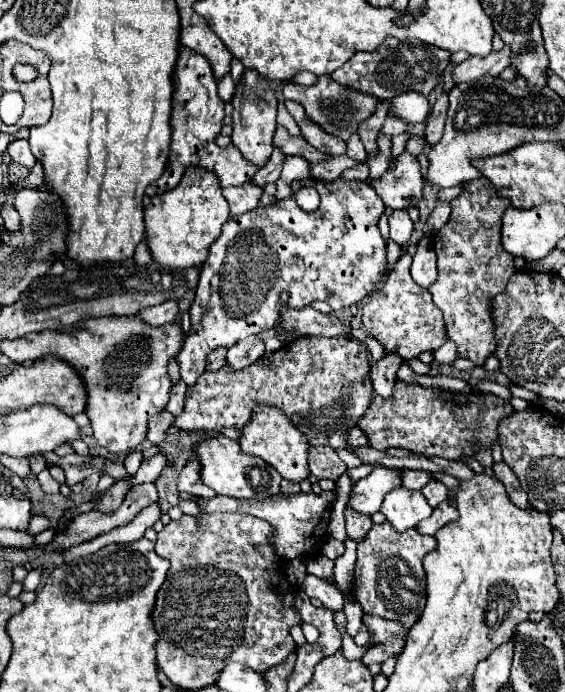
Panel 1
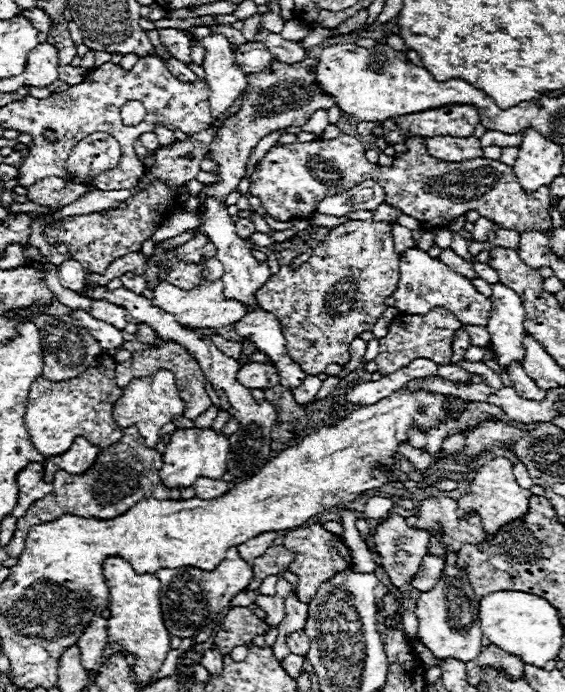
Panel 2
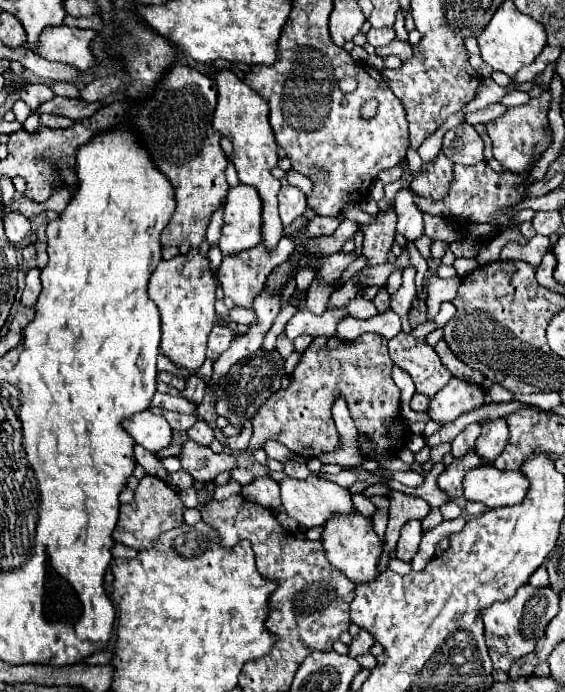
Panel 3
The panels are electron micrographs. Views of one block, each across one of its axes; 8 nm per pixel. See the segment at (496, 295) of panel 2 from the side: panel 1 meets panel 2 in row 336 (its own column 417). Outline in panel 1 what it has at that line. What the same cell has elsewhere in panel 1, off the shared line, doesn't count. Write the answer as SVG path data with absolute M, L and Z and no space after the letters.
M400 486L386 494L380 512L396 532L404 532L408 528L414 528L420 520L428 518L432 514L432 508L428 506L420 490L408 490Z

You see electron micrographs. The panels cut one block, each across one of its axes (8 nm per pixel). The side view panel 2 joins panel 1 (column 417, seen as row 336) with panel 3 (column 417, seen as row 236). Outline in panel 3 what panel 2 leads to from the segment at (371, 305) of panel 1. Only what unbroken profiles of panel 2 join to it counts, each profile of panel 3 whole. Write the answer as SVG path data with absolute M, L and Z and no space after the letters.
M422 322L408 334L400 332L392 340L388 340L394 364L412 376L416 392L426 394L430 398L438 390L442 390L452 378L450 370L440 362L434 348L426 344L426 336L434 330L436 330L434 322Z

